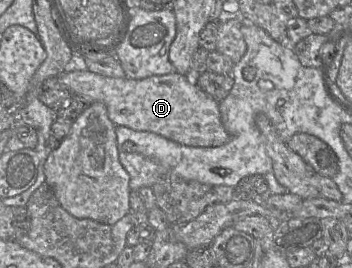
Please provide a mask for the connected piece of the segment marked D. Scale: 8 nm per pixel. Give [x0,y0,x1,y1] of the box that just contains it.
[58,65,230,147]

